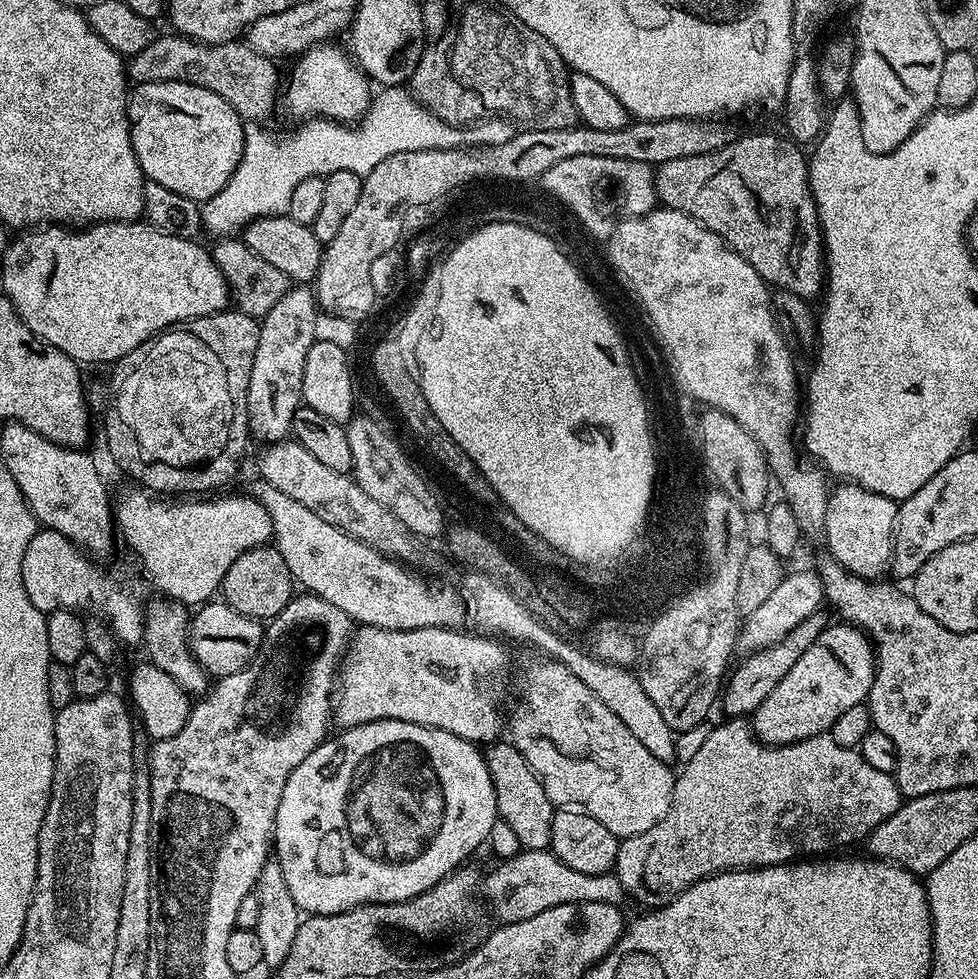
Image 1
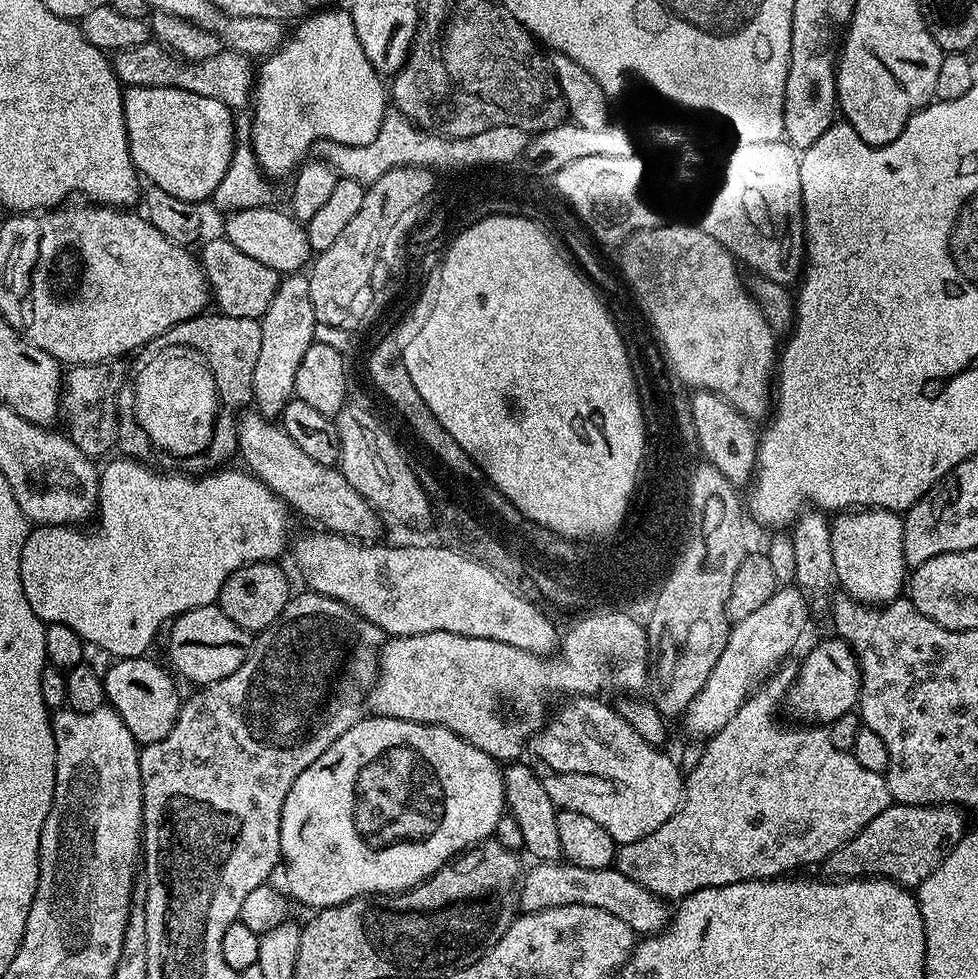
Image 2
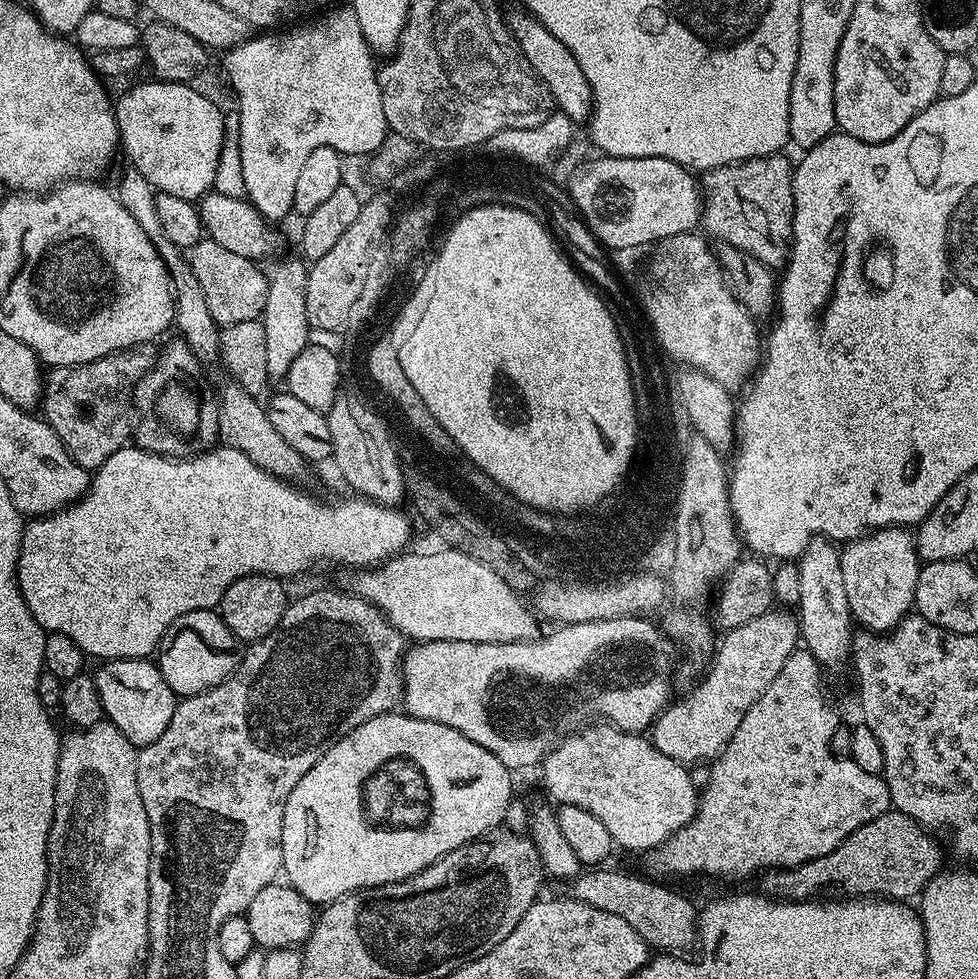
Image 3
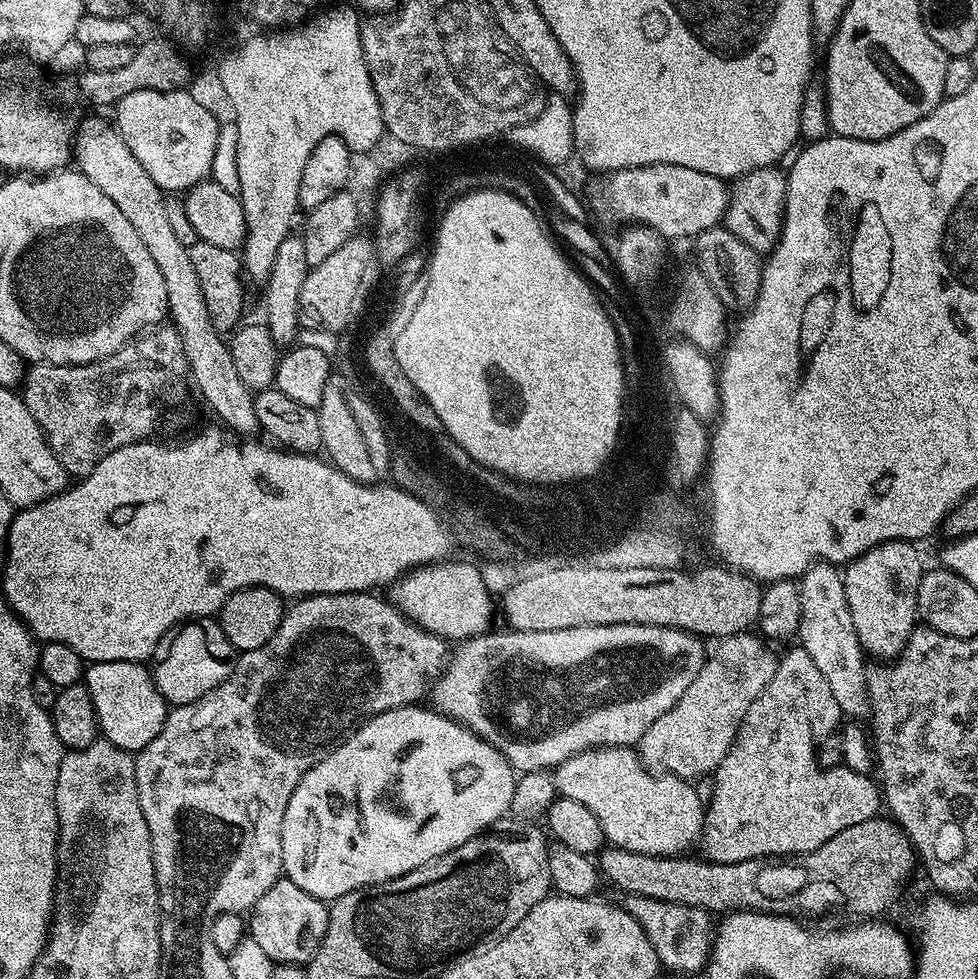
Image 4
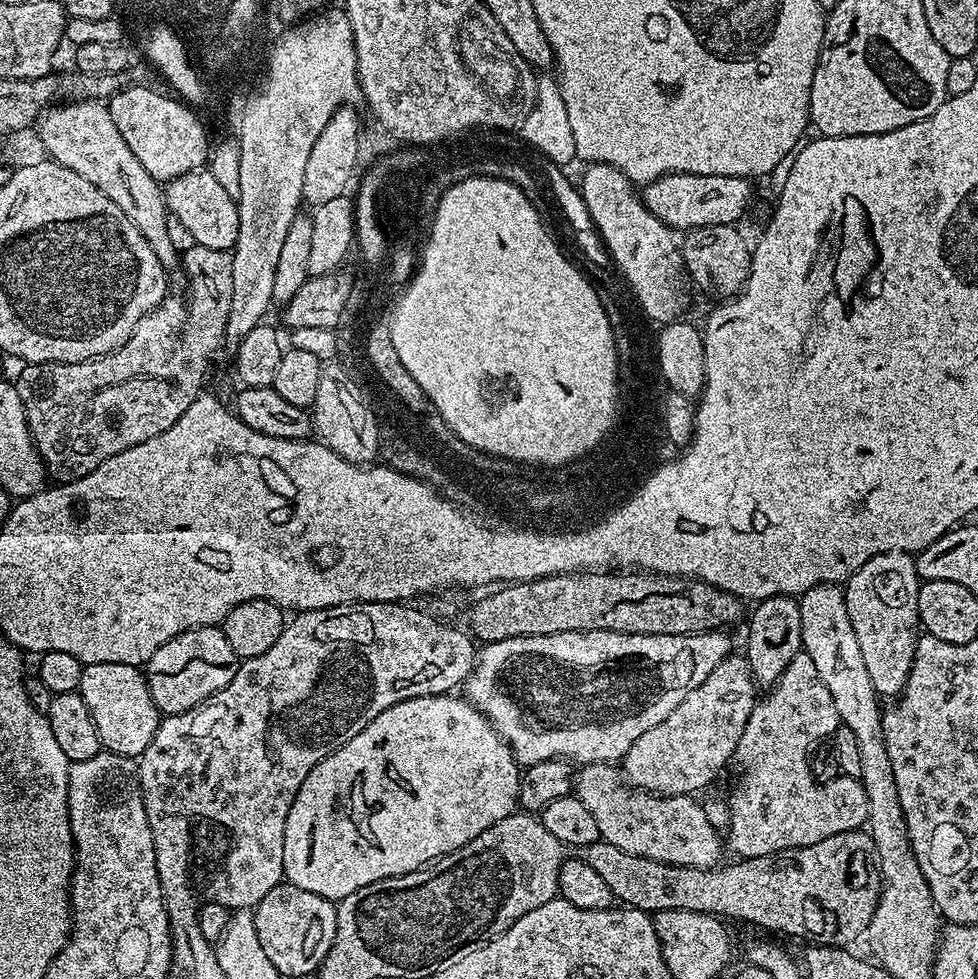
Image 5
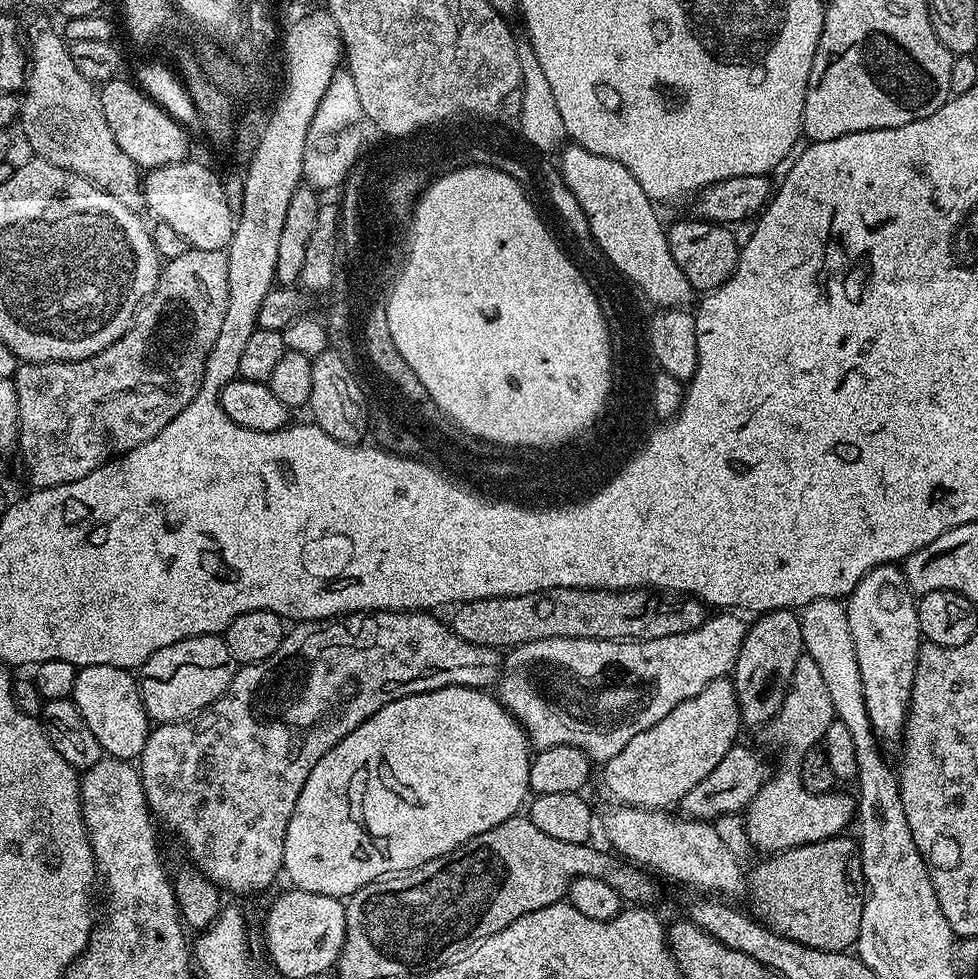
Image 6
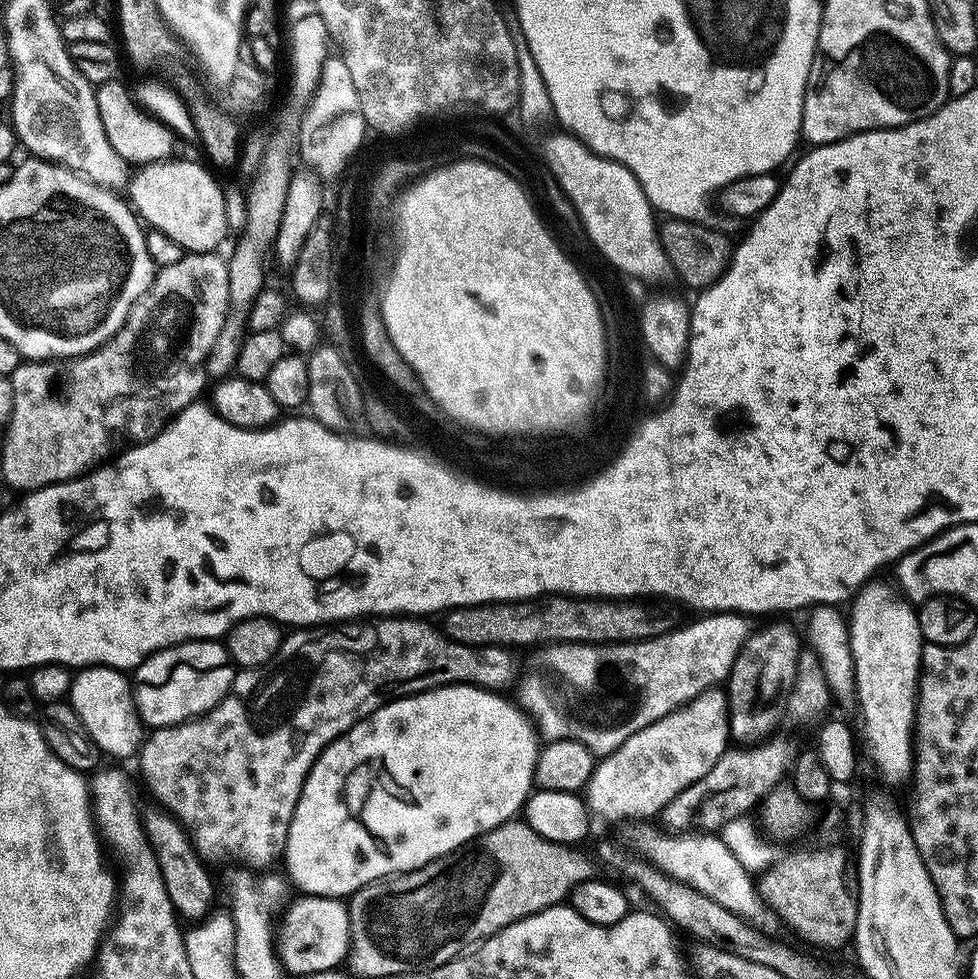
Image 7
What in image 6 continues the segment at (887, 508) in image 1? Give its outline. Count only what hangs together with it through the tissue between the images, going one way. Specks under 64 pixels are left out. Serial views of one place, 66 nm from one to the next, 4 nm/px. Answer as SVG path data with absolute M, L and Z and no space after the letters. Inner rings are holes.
M879 564L878 567L871 568L846 600L850 634L854 638L854 650L858 654L858 674L862 674L862 694L866 698L866 710L870 714L872 729L884 742L899 741L904 730L904 721L908 719L908 704L912 700L914 674L922 643L916 613L917 603L917 597L904 577L903 567L896 564Z

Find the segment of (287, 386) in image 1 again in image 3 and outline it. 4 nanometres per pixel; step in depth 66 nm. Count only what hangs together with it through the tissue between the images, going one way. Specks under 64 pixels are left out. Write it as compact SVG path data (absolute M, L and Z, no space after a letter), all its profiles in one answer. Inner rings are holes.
M303 259L284 260L267 273L268 289L262 323L266 330L266 370L269 377L287 377L291 363L304 347L309 344L308 319L306 318L306 282L309 265Z

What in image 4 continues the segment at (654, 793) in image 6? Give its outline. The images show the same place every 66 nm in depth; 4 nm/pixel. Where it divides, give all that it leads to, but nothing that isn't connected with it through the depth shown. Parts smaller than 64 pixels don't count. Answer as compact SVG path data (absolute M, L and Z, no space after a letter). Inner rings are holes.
M751 631L740 632L737 636L723 637L717 644L720 645L713 652L711 649L694 682L686 686L686 694L682 694L682 698L678 698L678 702L674 702L674 706L670 706L670 710L666 710L666 714L662 714L662 718L658 718L658 722L654 722L646 734L642 734L638 755L645 768L657 774L680 776L689 782L695 781L695 776L715 773L742 726L742 718L746 718L746 710L750 710L750 702L754 702L754 698L762 694L766 682L774 678L777 653L772 653L768 649L771 647L759 635Z

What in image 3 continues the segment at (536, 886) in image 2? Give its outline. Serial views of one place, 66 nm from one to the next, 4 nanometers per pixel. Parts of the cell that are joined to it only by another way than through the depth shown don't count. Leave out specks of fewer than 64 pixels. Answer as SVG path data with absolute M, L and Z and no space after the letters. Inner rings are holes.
M596 866L591 870L581 871L570 882L571 899L578 902L586 902L598 910L606 910L606 914L618 914L618 918L626 918L634 930L638 930L640 937L648 944L649 949L659 950L664 954L680 954L697 943L698 940L698 908L692 905L680 892L675 892L672 888L667 888L667 883L657 882L655 879L647 878L643 880L640 876L631 876L628 872L615 872L609 866Z

